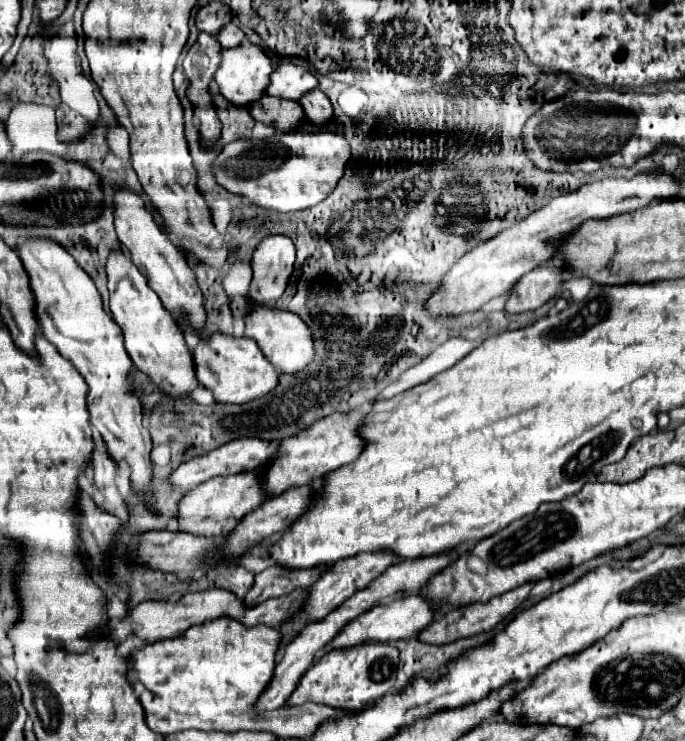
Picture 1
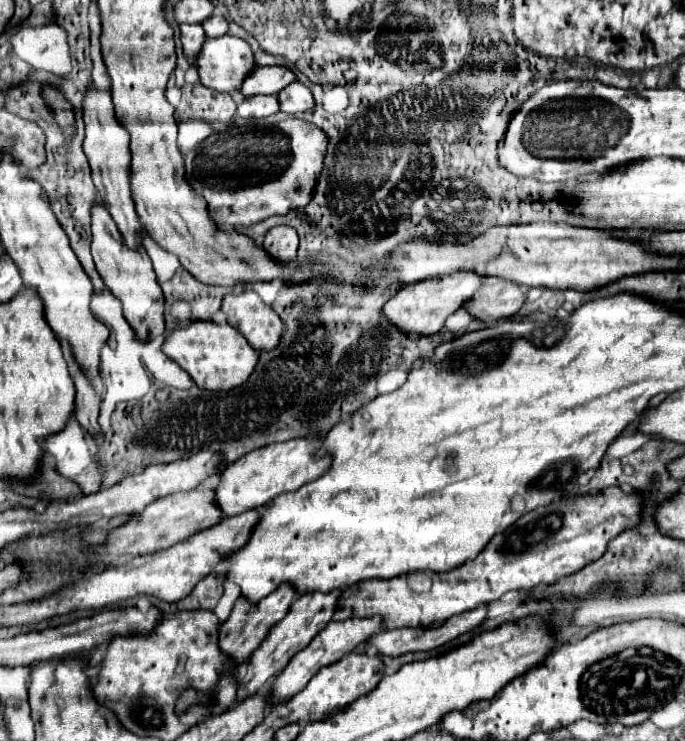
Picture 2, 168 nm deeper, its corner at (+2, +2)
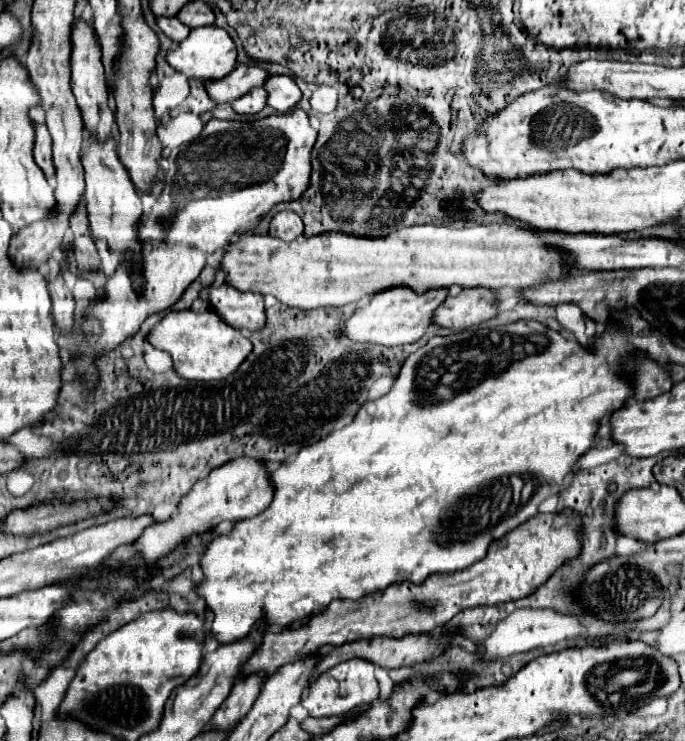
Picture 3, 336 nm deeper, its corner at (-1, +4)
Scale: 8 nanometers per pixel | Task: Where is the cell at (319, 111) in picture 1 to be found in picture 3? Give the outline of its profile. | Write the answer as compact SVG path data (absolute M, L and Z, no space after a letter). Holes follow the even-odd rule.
M270 76L264 82L264 90L268 92L268 106L276 112L292 110L302 98L300 88L290 76Z

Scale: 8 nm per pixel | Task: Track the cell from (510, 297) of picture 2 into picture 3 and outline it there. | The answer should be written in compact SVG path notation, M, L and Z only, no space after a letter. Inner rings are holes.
M462 288L456 298L446 298L432 314L432 324L446 330L466 330L496 316L496 296L490 290Z

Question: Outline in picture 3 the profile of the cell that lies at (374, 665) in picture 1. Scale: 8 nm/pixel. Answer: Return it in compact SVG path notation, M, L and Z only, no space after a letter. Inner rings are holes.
M352 658L348 662L334 666L332 670L324 672L317 680L311 682L308 692L302 696L302 704L310 712L310 716L324 718L324 716L334 716L334 714L344 714L348 710L354 710L356 706L370 704L378 696L380 696L380 688L378 688L378 680L374 678L372 662L368 664L366 660Z

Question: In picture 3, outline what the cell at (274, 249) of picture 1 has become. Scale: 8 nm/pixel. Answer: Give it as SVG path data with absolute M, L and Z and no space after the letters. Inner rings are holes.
M292 210L278 212L270 222L270 236L274 236L274 238L296 240L298 236L302 236L302 232L304 232L304 224L302 224L300 216Z

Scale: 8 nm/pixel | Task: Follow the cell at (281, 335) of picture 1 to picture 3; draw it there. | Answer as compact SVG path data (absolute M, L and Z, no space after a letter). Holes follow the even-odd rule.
M230 284L208 286L206 302L236 330L260 330L264 326L264 298L252 292L240 292Z

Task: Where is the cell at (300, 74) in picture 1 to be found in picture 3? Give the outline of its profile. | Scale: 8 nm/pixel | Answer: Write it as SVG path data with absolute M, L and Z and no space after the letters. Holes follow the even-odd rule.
M238 64L224 78L208 80L204 82L204 86L214 102L234 102L236 98L244 96L252 86L264 86L264 78L268 78L266 70L248 64Z

